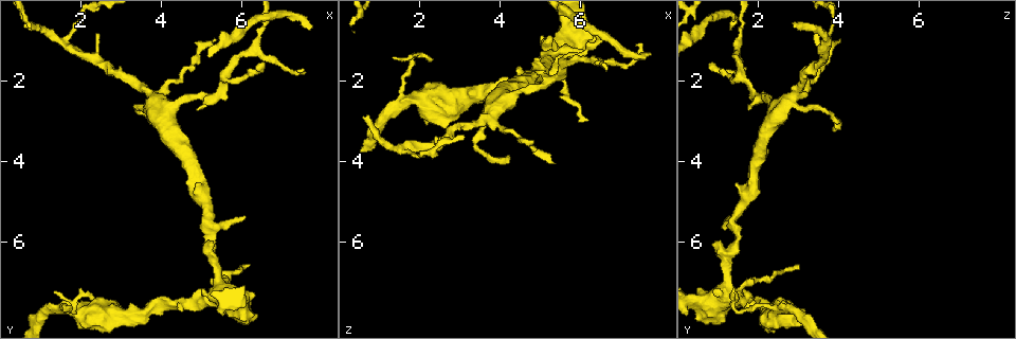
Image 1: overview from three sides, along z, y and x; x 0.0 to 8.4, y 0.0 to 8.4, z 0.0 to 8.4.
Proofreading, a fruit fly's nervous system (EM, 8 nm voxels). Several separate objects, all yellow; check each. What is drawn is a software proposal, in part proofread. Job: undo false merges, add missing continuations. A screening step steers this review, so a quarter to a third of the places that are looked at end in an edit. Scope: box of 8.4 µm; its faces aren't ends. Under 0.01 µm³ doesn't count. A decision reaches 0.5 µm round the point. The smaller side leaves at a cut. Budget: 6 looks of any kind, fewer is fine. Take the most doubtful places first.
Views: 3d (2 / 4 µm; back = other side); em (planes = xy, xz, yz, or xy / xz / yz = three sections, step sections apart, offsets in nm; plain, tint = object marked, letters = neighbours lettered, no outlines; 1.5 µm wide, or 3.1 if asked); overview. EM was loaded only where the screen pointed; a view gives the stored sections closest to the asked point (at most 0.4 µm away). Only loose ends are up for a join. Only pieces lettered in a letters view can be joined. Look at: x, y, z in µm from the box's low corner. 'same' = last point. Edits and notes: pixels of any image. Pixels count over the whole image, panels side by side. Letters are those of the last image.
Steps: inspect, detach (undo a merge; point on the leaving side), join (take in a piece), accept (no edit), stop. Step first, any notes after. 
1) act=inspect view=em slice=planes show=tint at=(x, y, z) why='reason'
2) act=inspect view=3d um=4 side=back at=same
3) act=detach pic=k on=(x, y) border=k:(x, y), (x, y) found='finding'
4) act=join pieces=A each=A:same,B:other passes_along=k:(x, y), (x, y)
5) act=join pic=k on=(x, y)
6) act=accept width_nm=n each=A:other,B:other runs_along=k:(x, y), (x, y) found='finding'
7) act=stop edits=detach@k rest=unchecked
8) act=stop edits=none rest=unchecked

act=inspect view=3d um=4 side=back at=(7.65, 0.80, 1.35) why='branch stops here'

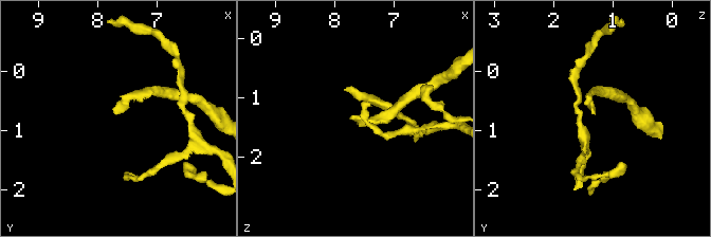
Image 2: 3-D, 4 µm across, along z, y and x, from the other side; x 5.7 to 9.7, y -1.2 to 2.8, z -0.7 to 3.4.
act=inspect view=em slice=xz step=4 show=plain at=(7.70, 0.75, 1.30)

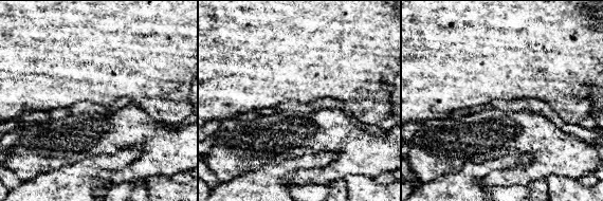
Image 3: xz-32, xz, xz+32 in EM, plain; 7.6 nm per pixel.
act=inspect view=em slice=xz step=4 show=letters at=same

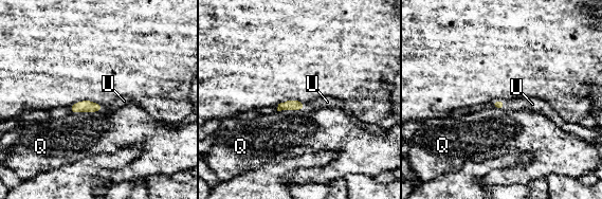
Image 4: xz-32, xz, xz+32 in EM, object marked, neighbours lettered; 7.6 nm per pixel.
act=join pieces=U each=Q:other,U:same passes_along=4:(495, 104), (502, 101), (532, 104) found='it goes on there'

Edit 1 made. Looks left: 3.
act=inspect view=overview

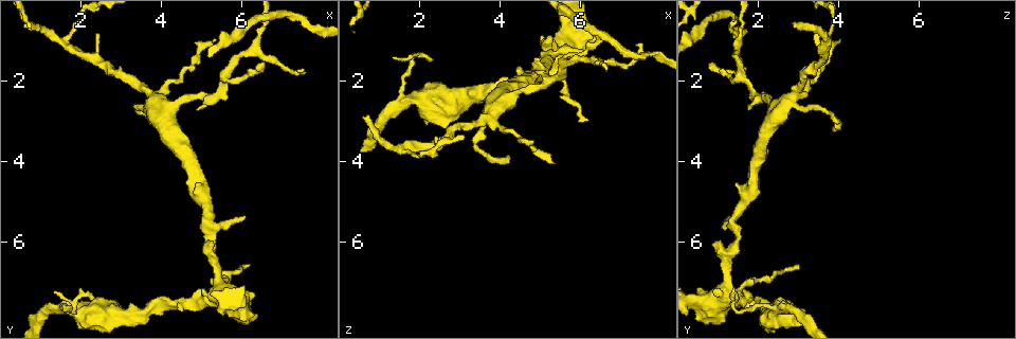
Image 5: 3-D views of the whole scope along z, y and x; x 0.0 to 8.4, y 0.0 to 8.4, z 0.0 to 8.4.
act=inspect view=em slice=planes show=letters at=(0.60, 0.60, 2.95) why='tapers out'

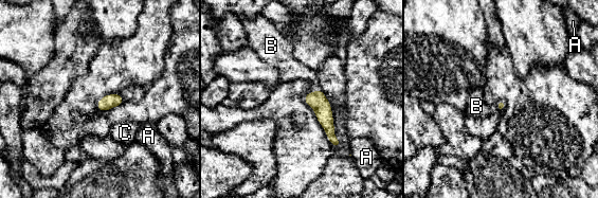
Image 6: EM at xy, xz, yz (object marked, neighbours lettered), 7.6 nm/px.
act=join pieces=B each=A:other,B:same,C:other found='the cell continues'

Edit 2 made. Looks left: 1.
act=stop edits=join@4,join@6 rest=unchecked

